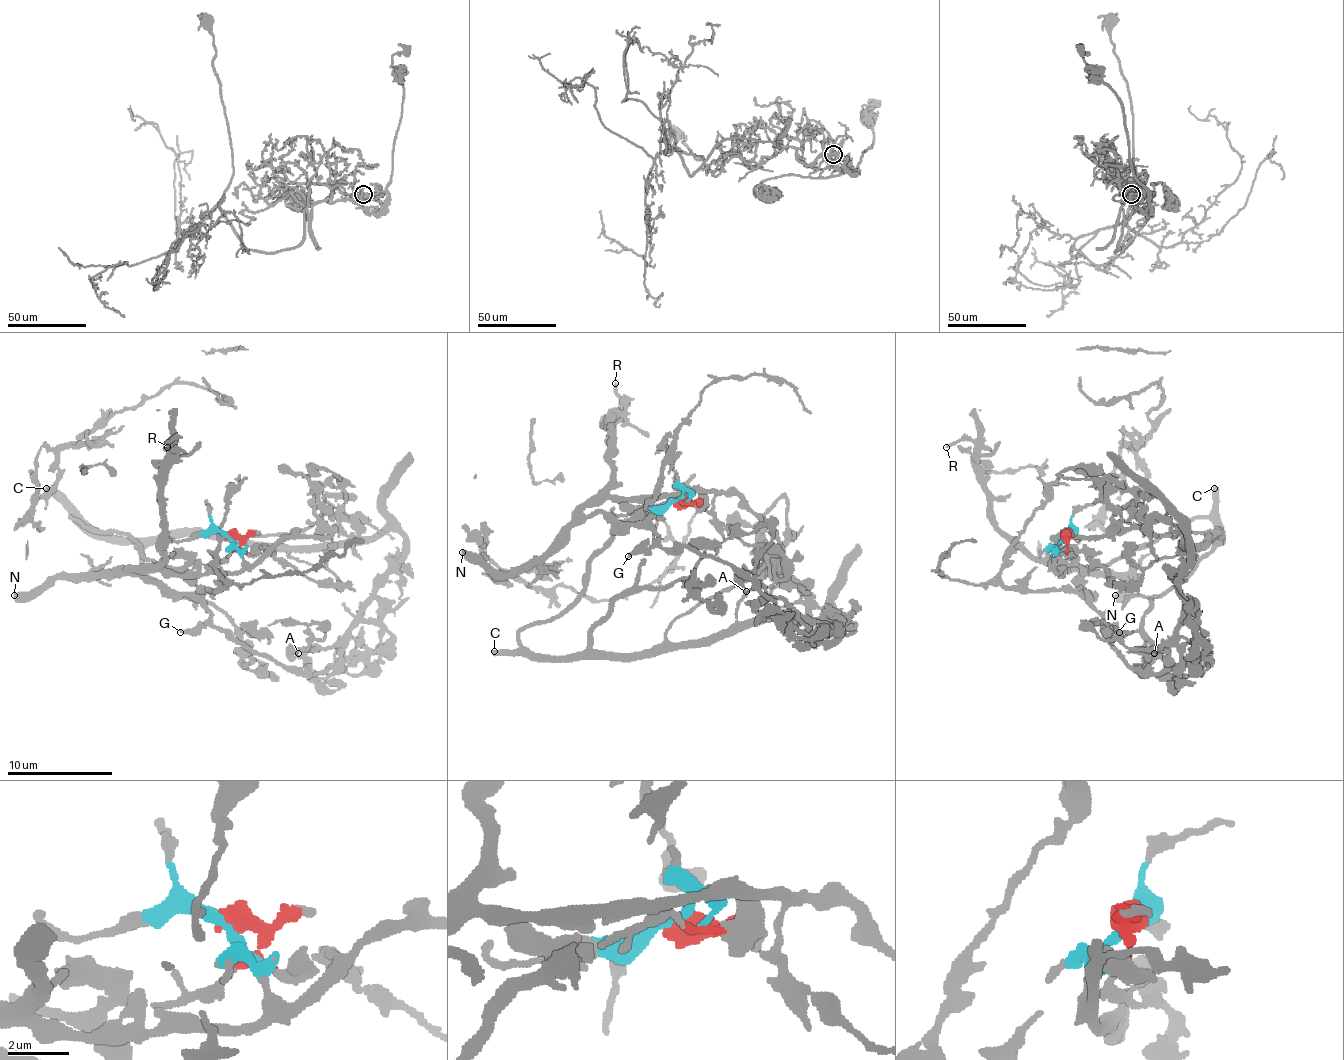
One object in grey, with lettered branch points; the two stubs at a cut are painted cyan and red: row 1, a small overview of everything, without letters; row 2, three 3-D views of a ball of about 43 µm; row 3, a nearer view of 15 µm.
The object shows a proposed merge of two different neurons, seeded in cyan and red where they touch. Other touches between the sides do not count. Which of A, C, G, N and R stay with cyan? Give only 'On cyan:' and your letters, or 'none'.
On cyan: G, N, R

